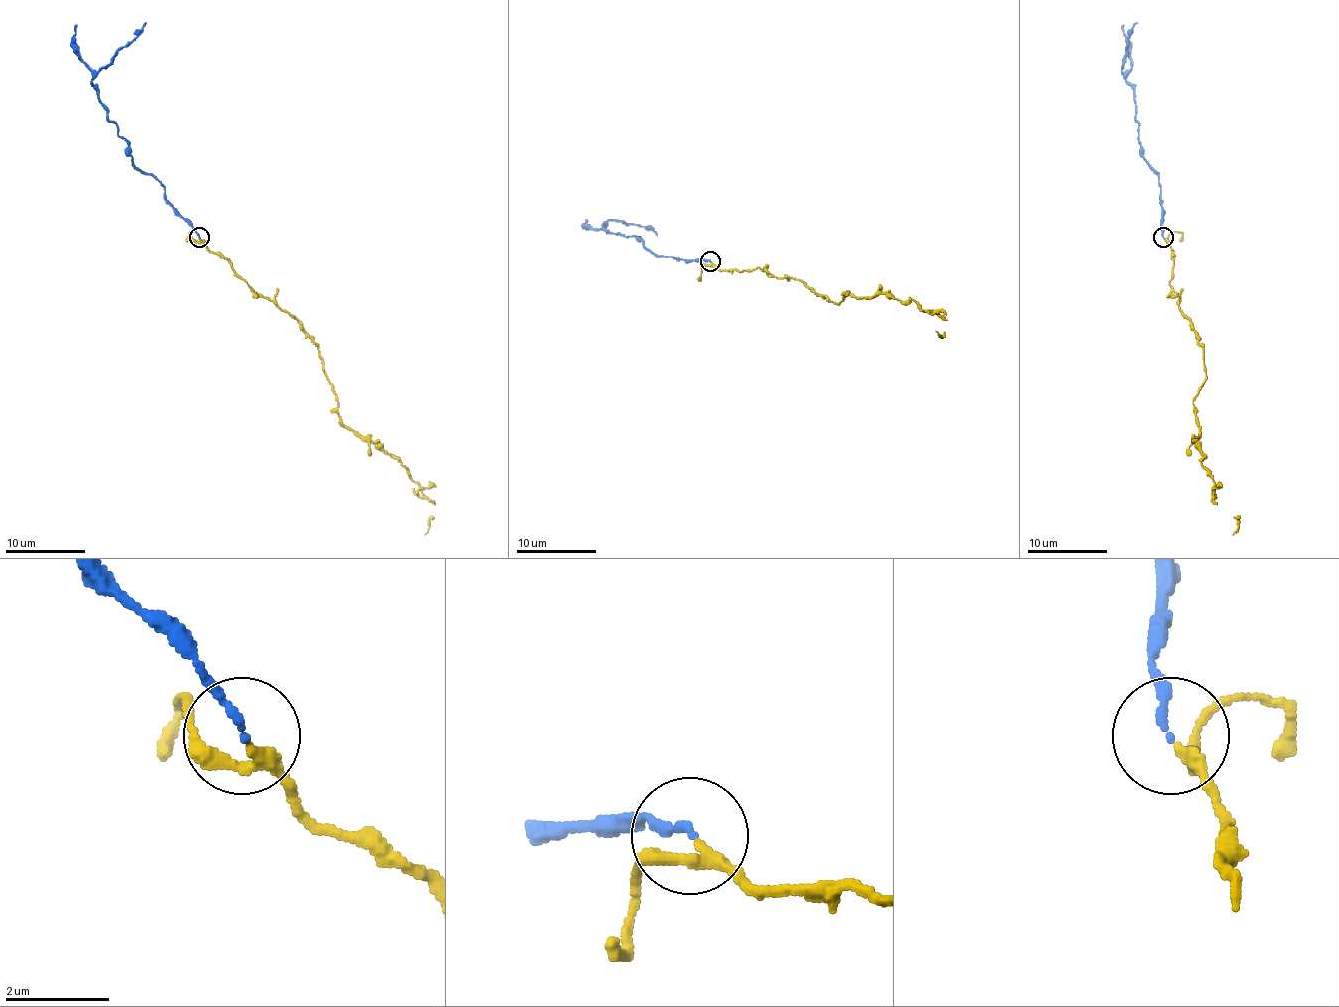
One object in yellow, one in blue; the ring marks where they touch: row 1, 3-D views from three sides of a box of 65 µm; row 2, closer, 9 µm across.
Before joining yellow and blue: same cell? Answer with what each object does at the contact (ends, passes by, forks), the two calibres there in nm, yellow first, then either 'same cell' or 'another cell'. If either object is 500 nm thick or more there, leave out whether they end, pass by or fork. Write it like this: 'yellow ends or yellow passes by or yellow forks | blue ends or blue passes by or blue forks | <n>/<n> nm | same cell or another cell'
yellow passes by | blue ends | 190/150 nm | same cell

